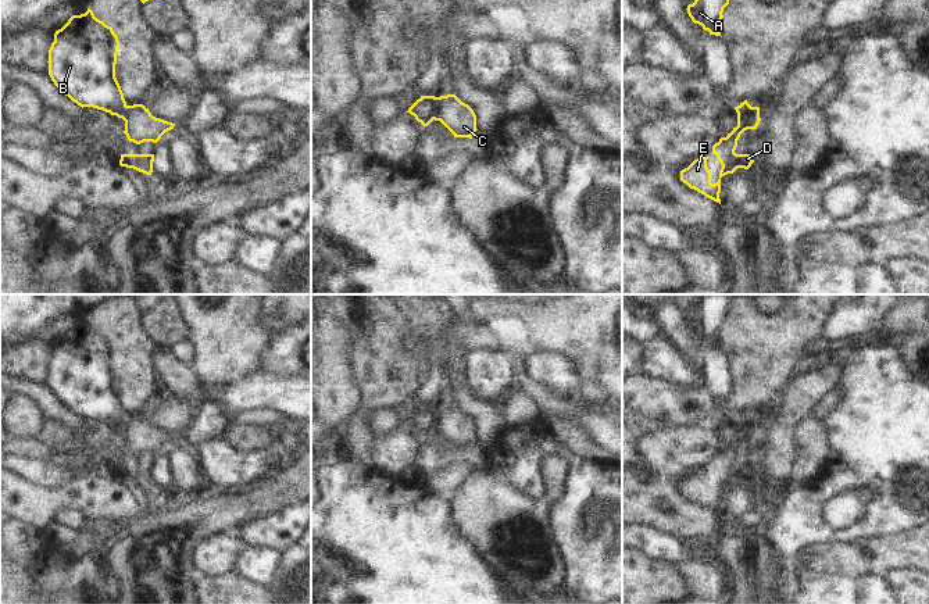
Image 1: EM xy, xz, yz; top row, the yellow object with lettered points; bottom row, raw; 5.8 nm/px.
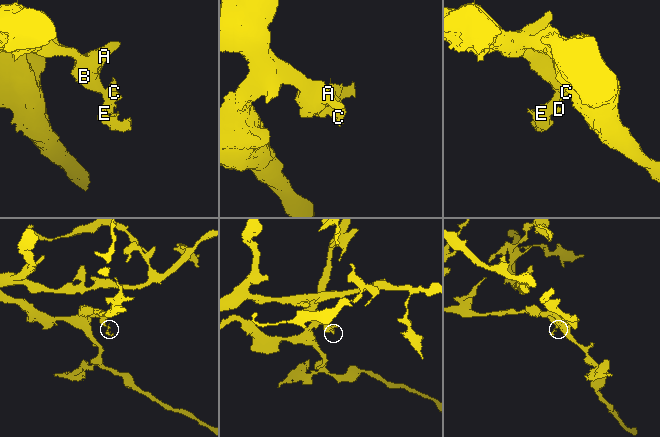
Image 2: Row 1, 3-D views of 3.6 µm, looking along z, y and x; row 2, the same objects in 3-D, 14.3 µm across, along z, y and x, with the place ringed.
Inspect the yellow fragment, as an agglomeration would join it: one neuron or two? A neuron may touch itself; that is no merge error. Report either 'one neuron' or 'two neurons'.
two neurons

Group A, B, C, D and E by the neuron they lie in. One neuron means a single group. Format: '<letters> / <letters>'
A B / C D E

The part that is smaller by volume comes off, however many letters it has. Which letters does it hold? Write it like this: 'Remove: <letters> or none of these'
Remove: C, D, E

